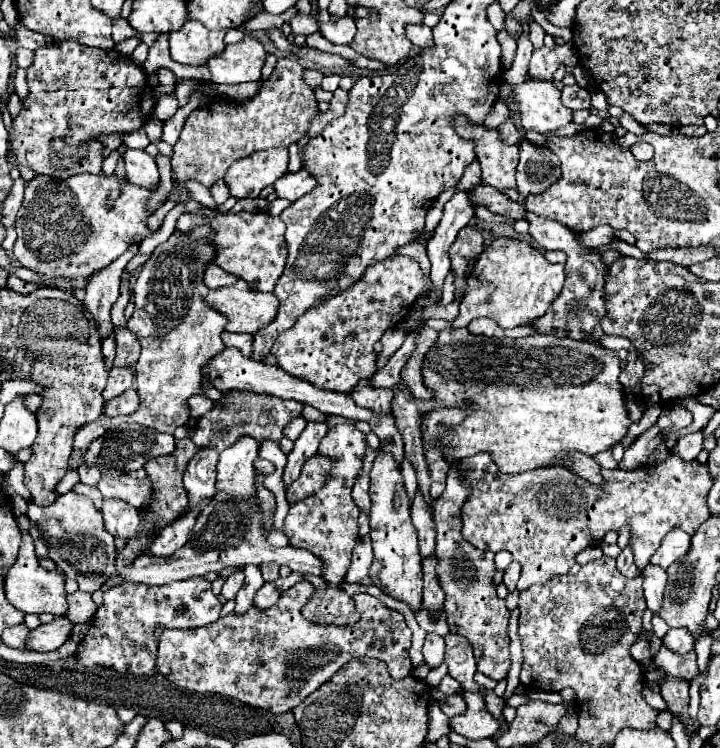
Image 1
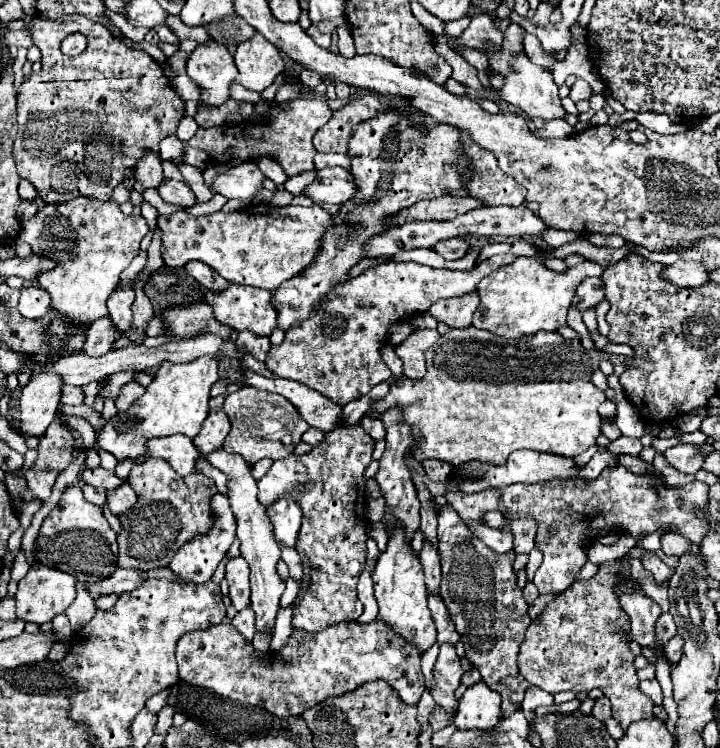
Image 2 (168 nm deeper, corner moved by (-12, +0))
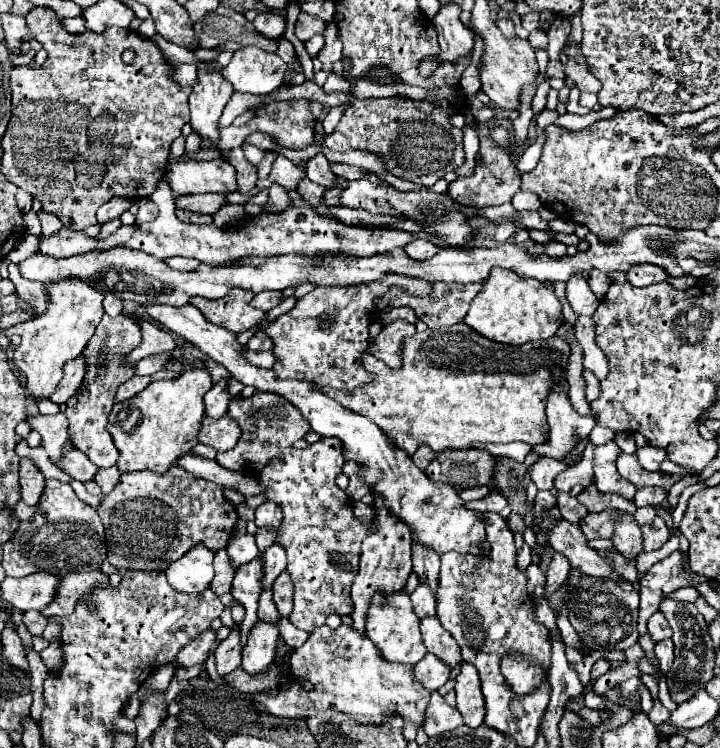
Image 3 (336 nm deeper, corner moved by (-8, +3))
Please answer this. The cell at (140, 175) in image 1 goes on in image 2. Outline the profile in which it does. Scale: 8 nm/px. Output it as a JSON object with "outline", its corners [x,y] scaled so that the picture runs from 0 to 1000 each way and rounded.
{"outline":[[[228,238],[217,249],[217,254],[225,262],[225,267],[233,270],[233,273],[250,273],[250,275],[269,275],[272,273],[269,257],[256,243],[247,243],[247,241],[239,241],[239,238]]]}

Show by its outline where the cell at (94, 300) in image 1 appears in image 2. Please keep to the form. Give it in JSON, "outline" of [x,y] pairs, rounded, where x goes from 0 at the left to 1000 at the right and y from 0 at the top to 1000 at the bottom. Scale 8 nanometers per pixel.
{"outline":[[[147,420],[136,430],[128,430],[128,439],[122,444],[122,457],[114,471],[125,473],[125,476],[139,476],[139,473],[147,473],[156,468],[156,463],[161,457],[161,436],[156,436],[153,428],[156,425]]]}

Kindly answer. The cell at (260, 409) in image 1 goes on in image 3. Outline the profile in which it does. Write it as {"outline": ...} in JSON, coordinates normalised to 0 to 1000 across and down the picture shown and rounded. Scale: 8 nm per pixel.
{"outline":[[[353,525],[353,531],[347,533],[322,536],[317,544],[317,555],[336,571],[336,584],[322,603],[303,606],[300,616],[319,630],[356,630],[356,622],[364,611],[364,624],[356,630],[361,632],[375,619],[378,611],[406,598],[408,590],[419,587],[431,576],[417,549],[411,549],[411,544],[406,544],[406,539],[400,539],[397,533],[389,533],[389,528],[378,528],[378,525]]]}

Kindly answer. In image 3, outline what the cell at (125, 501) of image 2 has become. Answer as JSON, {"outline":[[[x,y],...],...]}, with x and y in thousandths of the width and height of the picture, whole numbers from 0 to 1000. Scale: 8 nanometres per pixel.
{"outline":[[[153,624],[153,627],[136,627],[136,632],[131,635],[131,643],[142,651],[142,659],[153,659],[158,654],[158,648],[164,646],[167,630],[164,624]]]}

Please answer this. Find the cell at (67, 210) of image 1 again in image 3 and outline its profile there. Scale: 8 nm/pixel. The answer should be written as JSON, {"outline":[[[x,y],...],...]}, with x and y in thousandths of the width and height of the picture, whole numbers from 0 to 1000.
{"outline":[[[83,373],[78,378],[69,378],[67,392],[69,392],[69,402],[67,402],[67,416],[61,421],[1,443],[11,453],[18,448],[31,451],[31,459],[22,464],[17,475],[17,483],[36,501],[39,507],[36,520],[42,523],[47,536],[53,531],[69,531],[75,525],[78,515],[86,507],[89,485],[106,480],[114,472],[114,467],[119,464],[122,453],[131,448],[133,434],[144,421],[142,413],[144,394],[114,373]]]}

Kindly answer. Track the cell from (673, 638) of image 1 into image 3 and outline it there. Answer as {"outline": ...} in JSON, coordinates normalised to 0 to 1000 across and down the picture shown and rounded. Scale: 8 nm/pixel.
{"outline":[[[922,854],[917,860],[911,860],[908,865],[908,873],[911,873],[911,881],[917,886],[917,897],[925,902],[936,886],[936,860],[933,854]]]}

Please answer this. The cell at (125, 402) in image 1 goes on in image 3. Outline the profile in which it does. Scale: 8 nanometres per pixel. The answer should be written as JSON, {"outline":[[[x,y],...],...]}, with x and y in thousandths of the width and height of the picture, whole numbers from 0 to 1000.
{"outline":[[[186,501],[183,507],[178,507],[175,512],[167,515],[167,520],[161,525],[161,536],[175,536],[175,533],[192,528],[194,523],[200,523],[206,517],[208,509],[211,509],[208,504],[192,504],[192,501]]]}

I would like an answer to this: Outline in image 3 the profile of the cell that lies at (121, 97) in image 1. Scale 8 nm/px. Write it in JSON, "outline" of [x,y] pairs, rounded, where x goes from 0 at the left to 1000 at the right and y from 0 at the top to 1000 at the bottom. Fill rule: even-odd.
{"outline":[[[47,9],[39,20],[36,20],[39,36],[44,41],[44,49],[53,52],[58,57],[58,63],[67,68],[67,79],[61,82],[61,87],[50,90],[50,87],[33,87],[33,90],[19,90],[14,98],[14,119],[17,119],[17,156],[14,164],[8,170],[6,186],[3,186],[3,231],[8,234],[8,239],[19,247],[25,247],[28,253],[39,255],[47,266],[53,266],[58,271],[58,282],[78,287],[89,303],[94,306],[106,306],[106,309],[117,309],[122,301],[133,301],[133,282],[139,274],[144,274],[147,269],[153,269],[156,263],[172,263],[172,266],[197,266],[197,263],[208,263],[211,255],[217,253],[217,245],[228,237],[231,231],[231,221],[233,221],[233,199],[239,194],[239,189],[250,180],[253,170],[261,164],[261,127],[267,122],[267,116],[256,116],[250,111],[244,111],[236,100],[242,95],[242,87],[231,82],[231,76],[225,74],[225,68],[200,47],[183,41],[183,39],[169,39],[169,36],[150,36],[150,41],[144,44],[125,44],[117,41],[111,47],[100,47],[94,44],[86,33],[83,25],[78,23],[78,17],[67,9]],[[175,66],[186,68],[186,82],[183,84],[172,84],[169,82],[169,71]]]}

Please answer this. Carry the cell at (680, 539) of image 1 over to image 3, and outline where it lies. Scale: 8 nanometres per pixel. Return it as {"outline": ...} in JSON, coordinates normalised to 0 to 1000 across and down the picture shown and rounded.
{"outline":[[[911,691],[903,702],[892,702],[889,707],[894,715],[894,737],[917,734],[931,721],[931,710],[917,691]]]}

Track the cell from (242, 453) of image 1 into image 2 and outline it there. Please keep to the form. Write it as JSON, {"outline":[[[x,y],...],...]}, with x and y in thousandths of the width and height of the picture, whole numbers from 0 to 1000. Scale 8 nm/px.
{"outline":[[[300,602],[289,610],[289,618],[308,628],[317,636],[317,666],[319,676],[331,695],[331,722],[333,738],[347,754],[347,781],[350,781],[350,813],[356,818],[356,842],[369,842],[381,837],[381,826],[386,818],[386,805],[394,791],[394,775],[383,765],[383,751],[389,749],[389,735],[383,719],[378,714],[378,698],[372,698],[372,679],[361,676],[356,666],[356,639],[350,636],[350,623],[331,612],[331,607],[317,607],[314,602]]]}

